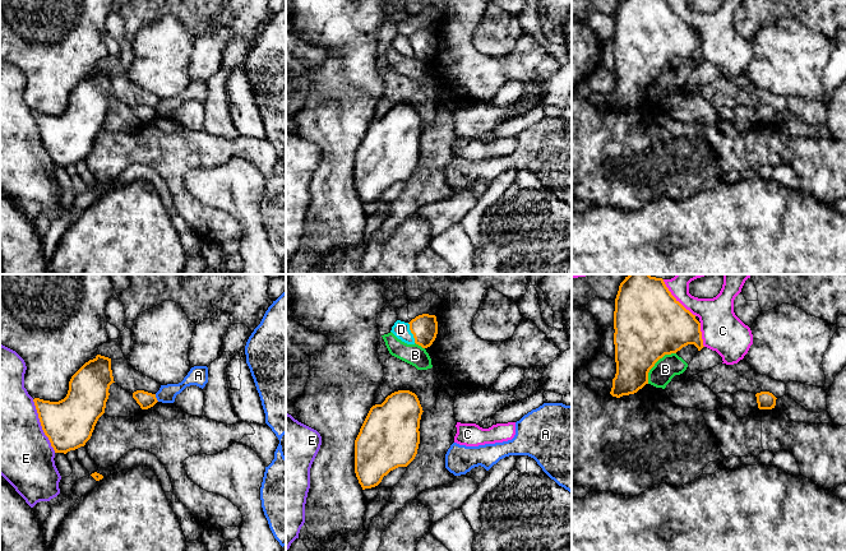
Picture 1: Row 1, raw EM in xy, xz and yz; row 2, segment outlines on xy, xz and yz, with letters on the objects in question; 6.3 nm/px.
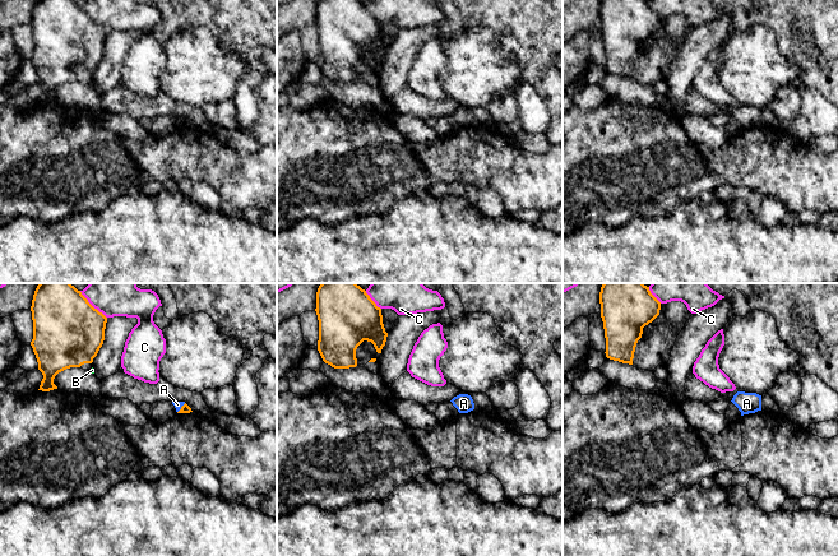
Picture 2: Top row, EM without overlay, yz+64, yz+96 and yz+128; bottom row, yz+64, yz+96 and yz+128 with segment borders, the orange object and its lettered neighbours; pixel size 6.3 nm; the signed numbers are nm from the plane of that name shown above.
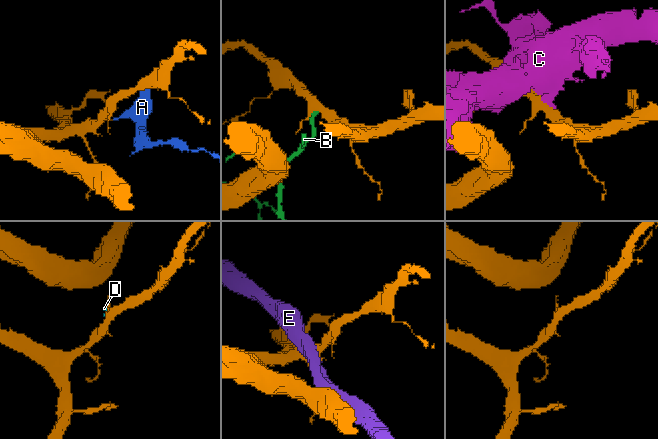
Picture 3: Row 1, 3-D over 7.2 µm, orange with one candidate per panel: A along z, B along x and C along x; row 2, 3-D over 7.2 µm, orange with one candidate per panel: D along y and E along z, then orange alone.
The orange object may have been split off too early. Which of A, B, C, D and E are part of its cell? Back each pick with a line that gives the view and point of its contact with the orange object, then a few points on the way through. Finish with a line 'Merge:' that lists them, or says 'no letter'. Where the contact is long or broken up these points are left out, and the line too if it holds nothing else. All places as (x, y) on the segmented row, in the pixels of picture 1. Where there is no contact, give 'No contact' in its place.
Merge: no letter

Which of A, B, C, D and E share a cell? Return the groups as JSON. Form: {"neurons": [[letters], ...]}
{"neurons": [["A"], ["B"], ["C"], ["D"], ["E"]]}

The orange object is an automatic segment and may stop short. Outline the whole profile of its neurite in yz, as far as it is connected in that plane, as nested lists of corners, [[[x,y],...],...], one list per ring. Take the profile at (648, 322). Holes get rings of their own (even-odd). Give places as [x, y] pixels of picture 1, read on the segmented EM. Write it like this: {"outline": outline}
{"outline": [[[629,274],[620,283],[615,298],[614,344],[616,374],[610,394],[620,398],[637,393],[648,384],[648,372],[665,355],[676,353],[688,344],[703,346],[701,323],[669,291],[662,278]]]}

